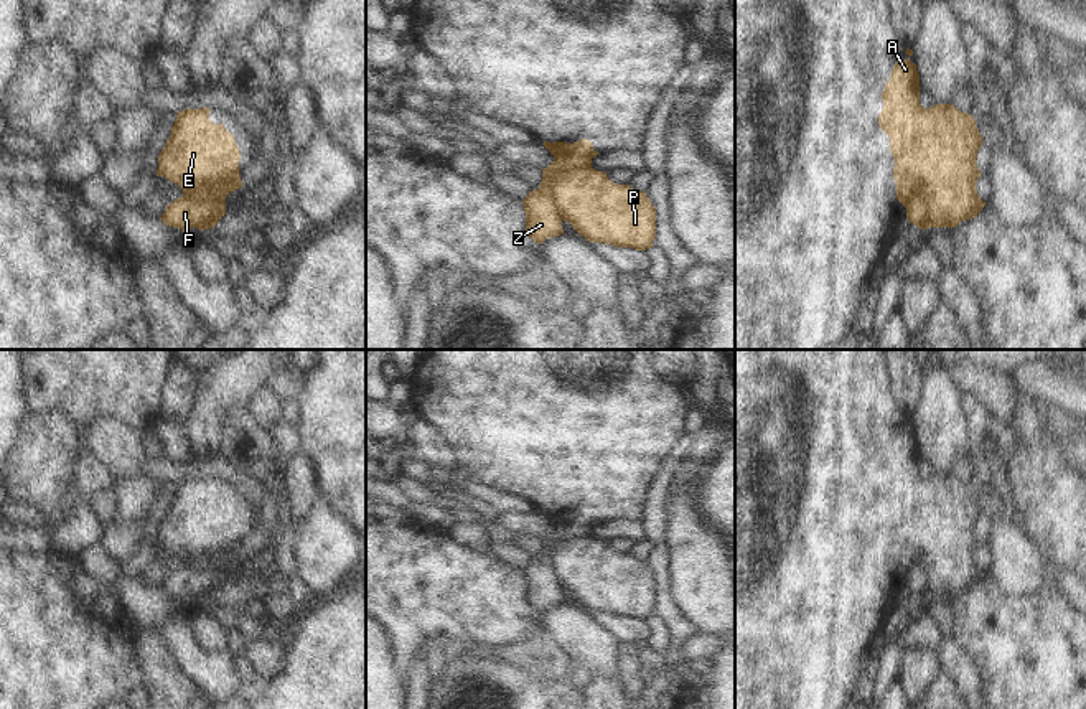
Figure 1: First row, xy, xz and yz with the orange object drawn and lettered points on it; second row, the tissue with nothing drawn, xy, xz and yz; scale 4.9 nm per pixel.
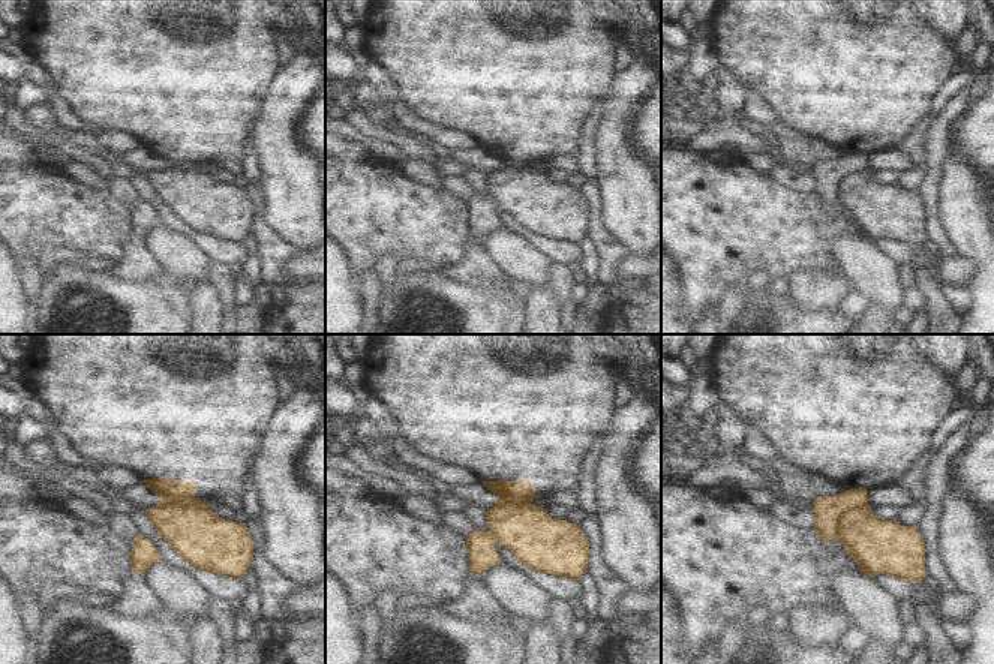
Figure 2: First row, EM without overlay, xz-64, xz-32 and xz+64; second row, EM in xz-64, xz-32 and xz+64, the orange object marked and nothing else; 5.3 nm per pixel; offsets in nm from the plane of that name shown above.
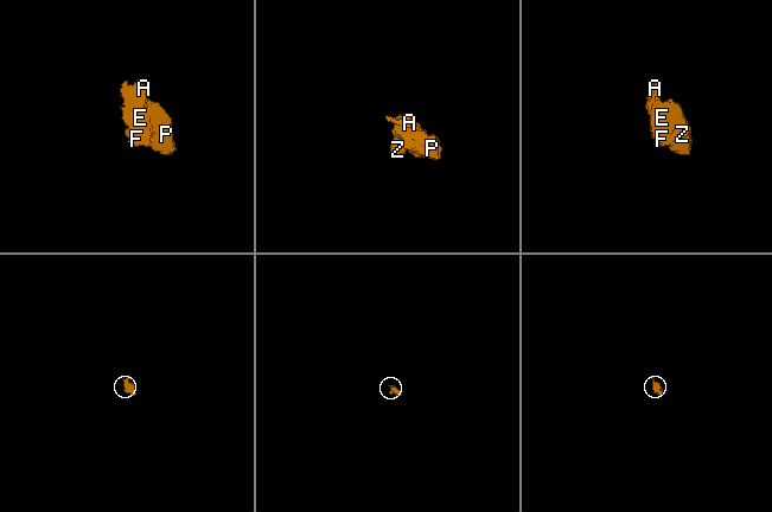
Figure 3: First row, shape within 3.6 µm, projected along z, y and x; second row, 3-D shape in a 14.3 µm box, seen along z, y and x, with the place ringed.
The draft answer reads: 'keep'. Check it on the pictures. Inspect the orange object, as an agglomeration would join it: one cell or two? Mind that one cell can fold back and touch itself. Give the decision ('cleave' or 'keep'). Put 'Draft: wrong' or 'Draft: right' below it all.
cleave
Draft: wrong

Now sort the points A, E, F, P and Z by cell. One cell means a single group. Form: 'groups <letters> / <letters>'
groups A E P / F Z

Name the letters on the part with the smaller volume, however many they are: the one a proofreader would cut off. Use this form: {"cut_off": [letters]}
{"cut_off": ["F", "Z"]}

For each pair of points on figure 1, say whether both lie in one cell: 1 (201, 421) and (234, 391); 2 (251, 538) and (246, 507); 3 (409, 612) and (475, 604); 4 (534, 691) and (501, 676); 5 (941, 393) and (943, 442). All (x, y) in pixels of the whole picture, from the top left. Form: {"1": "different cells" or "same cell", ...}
{"1": "same cell", "2": "same cell", "3": "same cell", "4": "same cell", "5": "same cell"}

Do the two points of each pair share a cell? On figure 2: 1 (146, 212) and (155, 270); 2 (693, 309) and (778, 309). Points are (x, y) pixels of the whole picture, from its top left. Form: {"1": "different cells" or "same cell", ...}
{"1": "same cell", "2": "different cells"}

